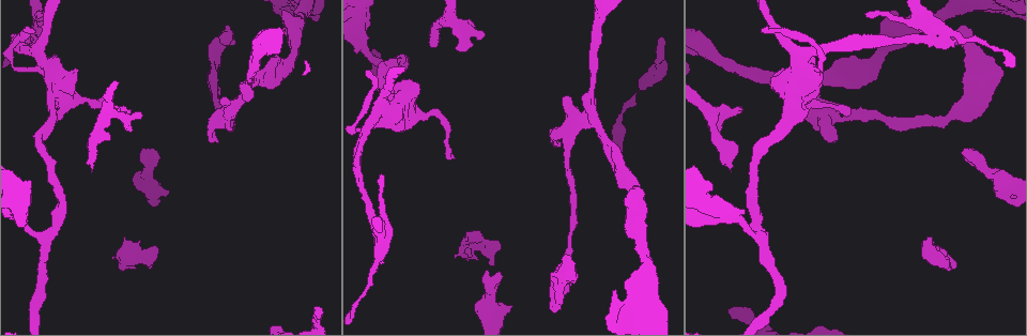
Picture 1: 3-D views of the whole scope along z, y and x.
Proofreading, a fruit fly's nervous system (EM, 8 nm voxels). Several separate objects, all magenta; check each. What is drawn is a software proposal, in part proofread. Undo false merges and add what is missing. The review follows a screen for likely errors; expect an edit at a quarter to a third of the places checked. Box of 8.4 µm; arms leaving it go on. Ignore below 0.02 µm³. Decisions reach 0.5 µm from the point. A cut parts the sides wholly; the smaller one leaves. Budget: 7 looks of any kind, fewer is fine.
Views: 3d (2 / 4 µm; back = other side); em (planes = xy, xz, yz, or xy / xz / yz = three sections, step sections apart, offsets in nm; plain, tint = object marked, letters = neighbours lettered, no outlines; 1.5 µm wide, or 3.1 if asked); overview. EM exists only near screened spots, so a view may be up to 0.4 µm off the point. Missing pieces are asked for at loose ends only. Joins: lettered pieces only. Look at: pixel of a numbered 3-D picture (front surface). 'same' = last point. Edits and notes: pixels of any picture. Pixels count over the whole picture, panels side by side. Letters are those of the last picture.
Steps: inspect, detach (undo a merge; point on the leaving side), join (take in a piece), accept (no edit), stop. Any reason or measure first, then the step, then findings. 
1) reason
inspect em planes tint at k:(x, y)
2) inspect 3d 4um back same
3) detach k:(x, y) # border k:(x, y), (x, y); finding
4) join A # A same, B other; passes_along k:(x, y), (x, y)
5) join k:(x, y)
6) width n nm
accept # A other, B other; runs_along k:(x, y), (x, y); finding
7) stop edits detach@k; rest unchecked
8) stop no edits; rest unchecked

free end
inspect 3d 2um back at 1:(224, 36)

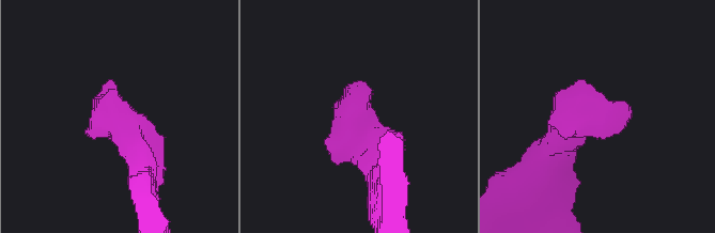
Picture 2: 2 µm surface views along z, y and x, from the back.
inspect em yz step 4 tint at 2:(366, 83)

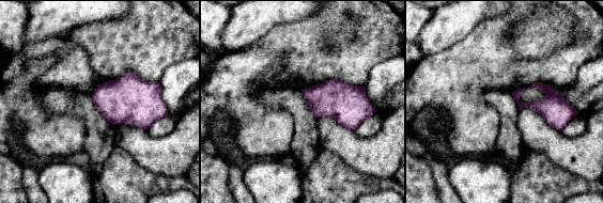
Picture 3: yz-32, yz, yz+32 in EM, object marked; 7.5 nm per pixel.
inspect em planes letters same

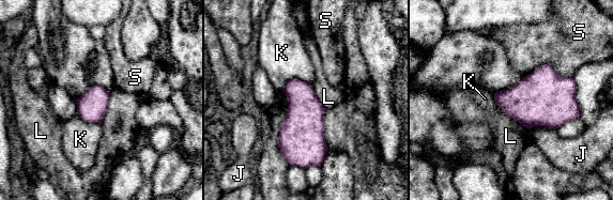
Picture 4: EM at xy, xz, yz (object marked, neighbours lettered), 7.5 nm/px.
accept # J other, K other, L other, S other; border 4:(310, 82), (291, 79), (281, 89); no lettered piece goes on from it

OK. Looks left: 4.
inspect 3d 4um at 1:(595, 125)

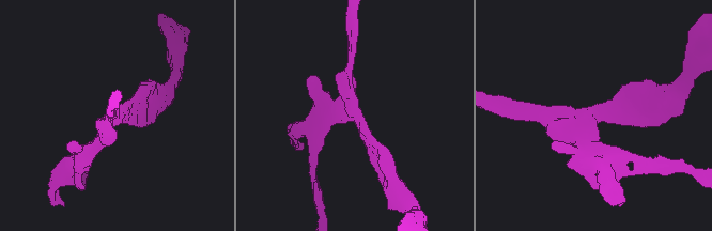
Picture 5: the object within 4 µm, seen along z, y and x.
arms 3; arm_widths 200, 220, 240 nm; shape alone is not enough
inspect em planes letters at 5:(117, 117)

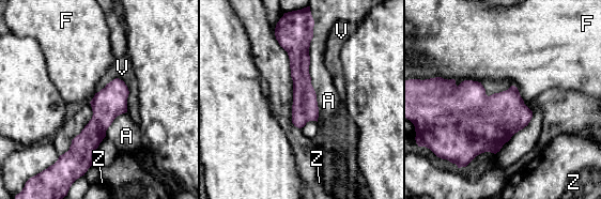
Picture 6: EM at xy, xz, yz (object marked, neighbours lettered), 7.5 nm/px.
accept # A other, F other, V other, Z other; runs_along 6:(118, 81), (83, 156); all the same cell

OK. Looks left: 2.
free end
inspect em planes plain at 1:(726, 115)

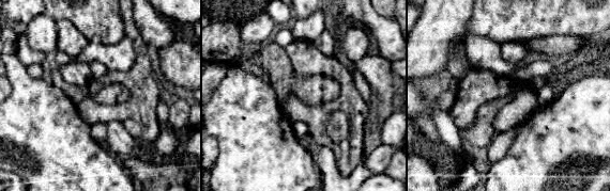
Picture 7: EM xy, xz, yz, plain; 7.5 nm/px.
inspect em planes letters same

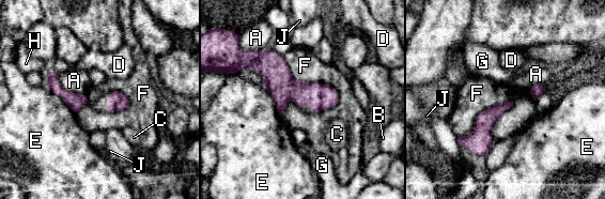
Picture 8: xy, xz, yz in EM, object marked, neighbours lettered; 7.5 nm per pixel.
accept # A other, B other, C other, D other, E other, F other, G other, H other, J other; no lettered piece goes on from it

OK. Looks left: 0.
stop no edits; rest unchecked

